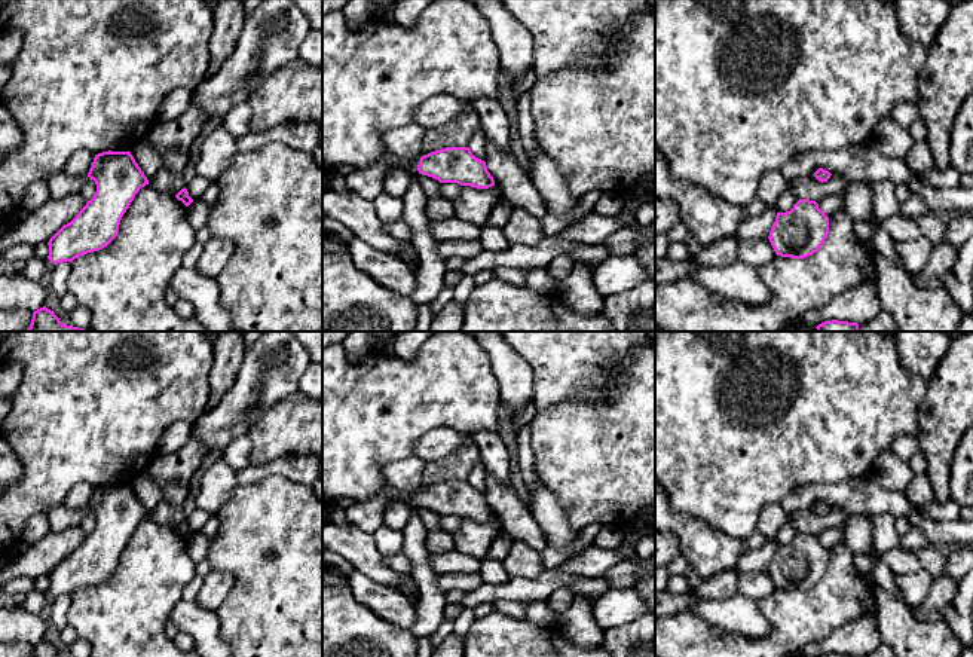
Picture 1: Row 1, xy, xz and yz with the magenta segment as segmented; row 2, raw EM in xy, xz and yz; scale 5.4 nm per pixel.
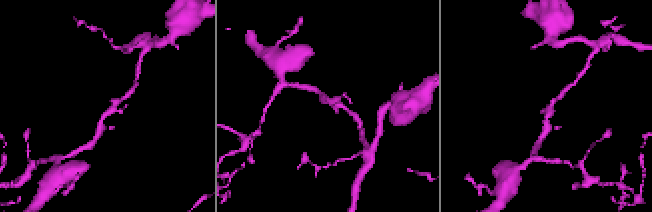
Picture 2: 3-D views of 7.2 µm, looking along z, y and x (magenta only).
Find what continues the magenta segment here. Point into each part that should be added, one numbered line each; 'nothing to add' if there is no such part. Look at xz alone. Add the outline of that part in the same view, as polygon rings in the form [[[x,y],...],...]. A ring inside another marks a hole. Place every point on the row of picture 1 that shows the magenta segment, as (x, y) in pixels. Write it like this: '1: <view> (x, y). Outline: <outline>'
1: xz (366, 182). Outline: [[[389,152],[385,159],[370,168],[355,168],[345,181],[352,192],[373,202],[383,192],[385,177],[392,168],[417,171],[419,161],[420,158],[406,162]]]

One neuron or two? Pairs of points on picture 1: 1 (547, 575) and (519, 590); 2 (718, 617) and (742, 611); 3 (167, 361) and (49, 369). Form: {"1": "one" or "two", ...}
{"1": "one", "2": "one", "3": "one"}

